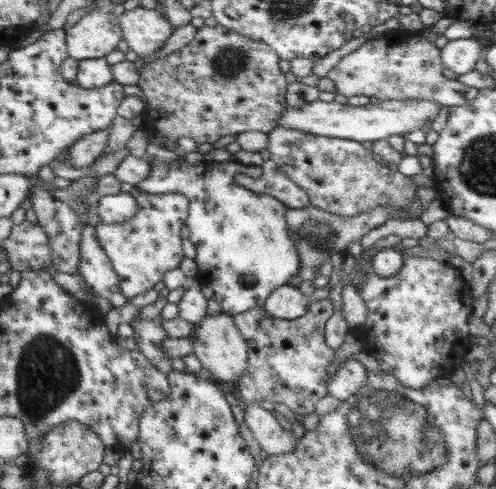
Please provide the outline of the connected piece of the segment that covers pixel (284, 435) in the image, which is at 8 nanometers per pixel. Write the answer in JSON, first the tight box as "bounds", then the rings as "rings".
{"bounds":[242,403,299,455],"rings":[[[258,403],[242,404],[242,411],[243,422],[257,440],[260,450],[267,455],[287,454],[299,442],[299,438],[293,437],[291,431],[283,430],[273,415],[259,407]]]}

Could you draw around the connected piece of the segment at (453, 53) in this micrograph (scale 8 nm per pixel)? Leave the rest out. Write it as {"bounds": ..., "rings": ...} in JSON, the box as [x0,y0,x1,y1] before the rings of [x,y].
{"bounds":[439,38,480,76],"rings":[[[457,38],[449,40],[439,50],[442,67],[454,72],[457,76],[474,70],[478,62],[480,46],[473,39]]]}

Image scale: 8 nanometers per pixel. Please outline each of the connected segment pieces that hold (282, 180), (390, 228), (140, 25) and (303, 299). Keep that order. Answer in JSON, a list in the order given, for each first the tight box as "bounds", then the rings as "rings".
[{"bounds":[235,159,310,209],"rings":[[[271,159],[262,160],[262,164],[259,167],[262,172],[261,176],[253,178],[244,174],[237,174],[235,182],[251,192],[272,196],[289,208],[300,209],[310,204],[305,191],[299,188],[292,180],[289,180]]]},{"bounds":[358,218,427,253],"rings":[[[387,218],[379,226],[373,227],[367,234],[364,234],[358,241],[362,250],[371,253],[371,246],[377,240],[389,234],[400,236],[400,238],[418,238],[421,239],[427,232],[425,225],[419,218]]]},{"bounds":[120,6,175,58],"rings":[[[139,6],[125,11],[120,16],[120,24],[130,51],[141,58],[161,52],[175,34],[173,25],[158,11]]]},{"bounds":[265,284,311,320],"rings":[[[290,284],[277,286],[265,299],[265,312],[278,319],[291,320],[301,316],[311,298],[301,294],[301,291]]]}]

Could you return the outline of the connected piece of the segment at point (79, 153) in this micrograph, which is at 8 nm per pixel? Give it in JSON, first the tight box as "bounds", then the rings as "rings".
{"bounds":[69,130,109,168],"rings":[[[109,130],[95,132],[81,137],[70,147],[69,166],[74,168],[85,168],[97,162],[97,158],[103,155],[109,142]]]}

